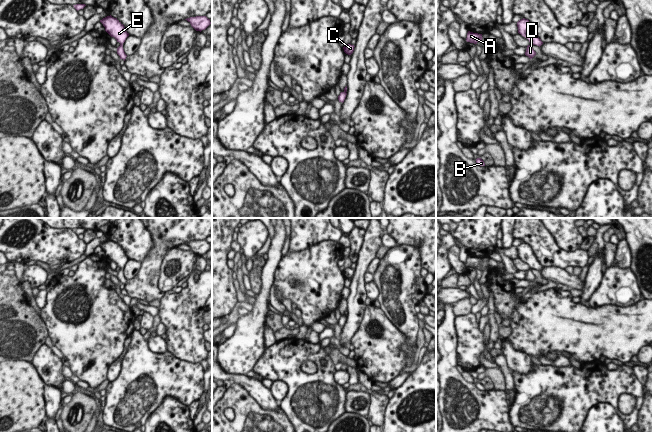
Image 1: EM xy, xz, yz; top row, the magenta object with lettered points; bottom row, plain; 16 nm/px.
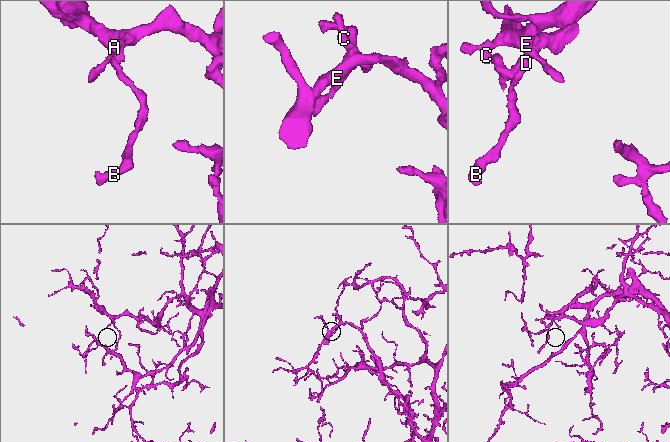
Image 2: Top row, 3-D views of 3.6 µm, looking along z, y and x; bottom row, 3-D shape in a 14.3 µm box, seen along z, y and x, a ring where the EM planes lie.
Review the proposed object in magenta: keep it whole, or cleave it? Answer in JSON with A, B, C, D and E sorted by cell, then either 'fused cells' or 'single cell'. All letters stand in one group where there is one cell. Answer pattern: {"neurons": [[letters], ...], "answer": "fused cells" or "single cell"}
{"neurons": [["A", "B", "C", "D", "E"]], "answer": "single cell"}

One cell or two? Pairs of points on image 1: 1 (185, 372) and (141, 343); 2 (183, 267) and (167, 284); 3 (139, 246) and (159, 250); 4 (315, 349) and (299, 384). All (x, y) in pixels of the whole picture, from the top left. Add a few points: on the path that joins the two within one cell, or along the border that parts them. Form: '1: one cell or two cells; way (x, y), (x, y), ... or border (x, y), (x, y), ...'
1: one cell; way (173, 372), (165, 372), (148, 355)
2: one cell; way (179, 271), (170, 280)
3: two cells; border (147, 228), (153, 246), (141, 262)
4: one cell; way (305, 355), (296, 364), (296, 374)

